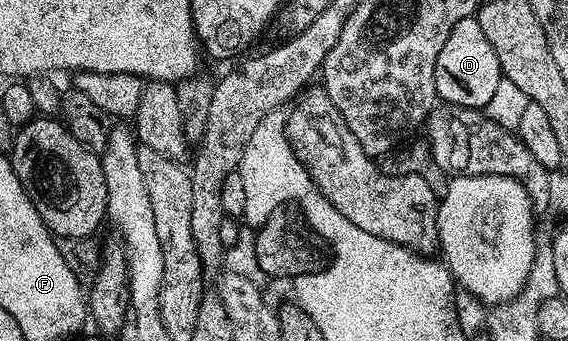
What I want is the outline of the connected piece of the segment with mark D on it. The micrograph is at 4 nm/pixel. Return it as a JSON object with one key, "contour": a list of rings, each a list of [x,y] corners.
{"contour":[[[476,17],[458,21],[458,25],[450,29],[450,37],[446,37],[446,45],[442,45],[436,65],[437,96],[454,107],[487,108],[502,78],[498,53],[490,49],[490,41],[486,41],[486,33],[482,33],[482,25]]]}

